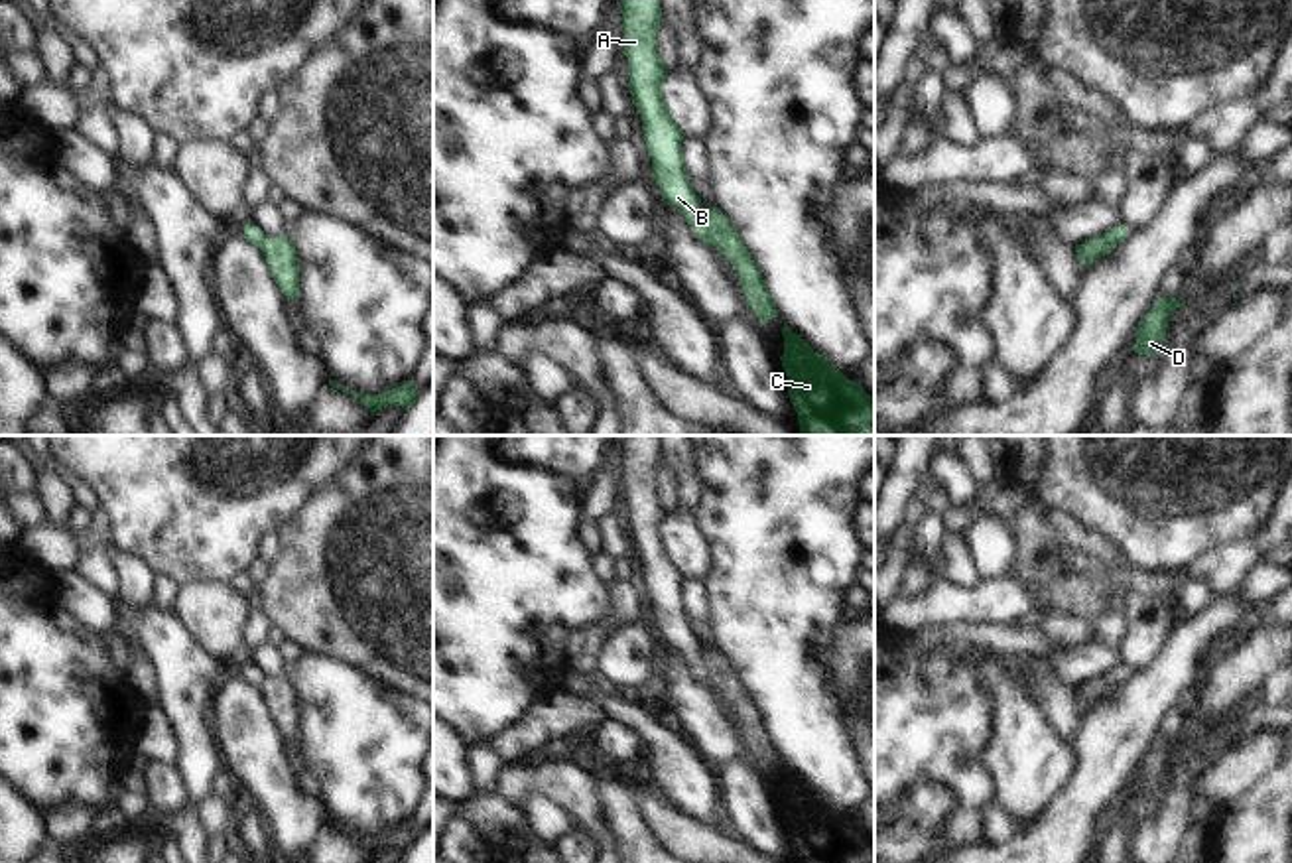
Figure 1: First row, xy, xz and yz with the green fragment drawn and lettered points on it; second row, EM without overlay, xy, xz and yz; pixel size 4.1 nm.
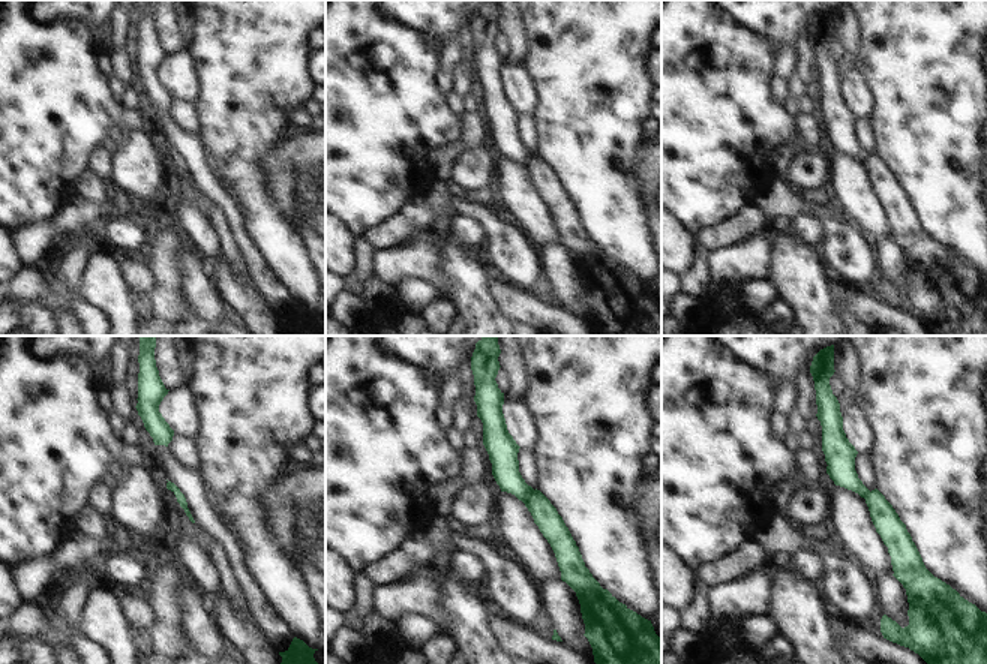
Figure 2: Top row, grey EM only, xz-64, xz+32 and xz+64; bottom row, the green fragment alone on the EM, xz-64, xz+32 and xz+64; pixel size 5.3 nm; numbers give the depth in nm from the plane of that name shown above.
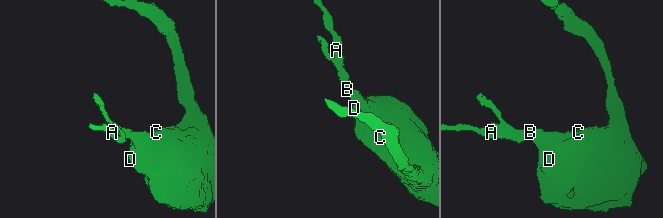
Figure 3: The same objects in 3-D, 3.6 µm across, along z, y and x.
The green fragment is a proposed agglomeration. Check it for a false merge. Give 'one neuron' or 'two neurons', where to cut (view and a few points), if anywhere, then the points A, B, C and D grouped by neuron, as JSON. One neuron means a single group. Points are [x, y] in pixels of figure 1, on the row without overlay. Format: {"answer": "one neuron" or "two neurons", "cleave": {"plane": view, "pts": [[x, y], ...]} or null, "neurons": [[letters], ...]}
{"answer": "two neurons", "cleave": {"plane": "xz", "pts": [[702, 651], [715, 686]]}, "neurons": [["A", "B"], ["C", "D"]]}

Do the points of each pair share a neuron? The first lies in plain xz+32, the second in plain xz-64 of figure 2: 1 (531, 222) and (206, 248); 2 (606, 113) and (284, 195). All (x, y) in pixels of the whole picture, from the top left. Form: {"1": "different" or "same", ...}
{"1": "same", "2": "different"}

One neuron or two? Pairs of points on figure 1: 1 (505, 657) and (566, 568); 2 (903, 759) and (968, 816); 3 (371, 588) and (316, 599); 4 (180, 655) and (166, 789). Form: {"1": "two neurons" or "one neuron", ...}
{"1": "one neuron", "2": "one neuron", "3": "one neuron", "4": "two neurons"}

